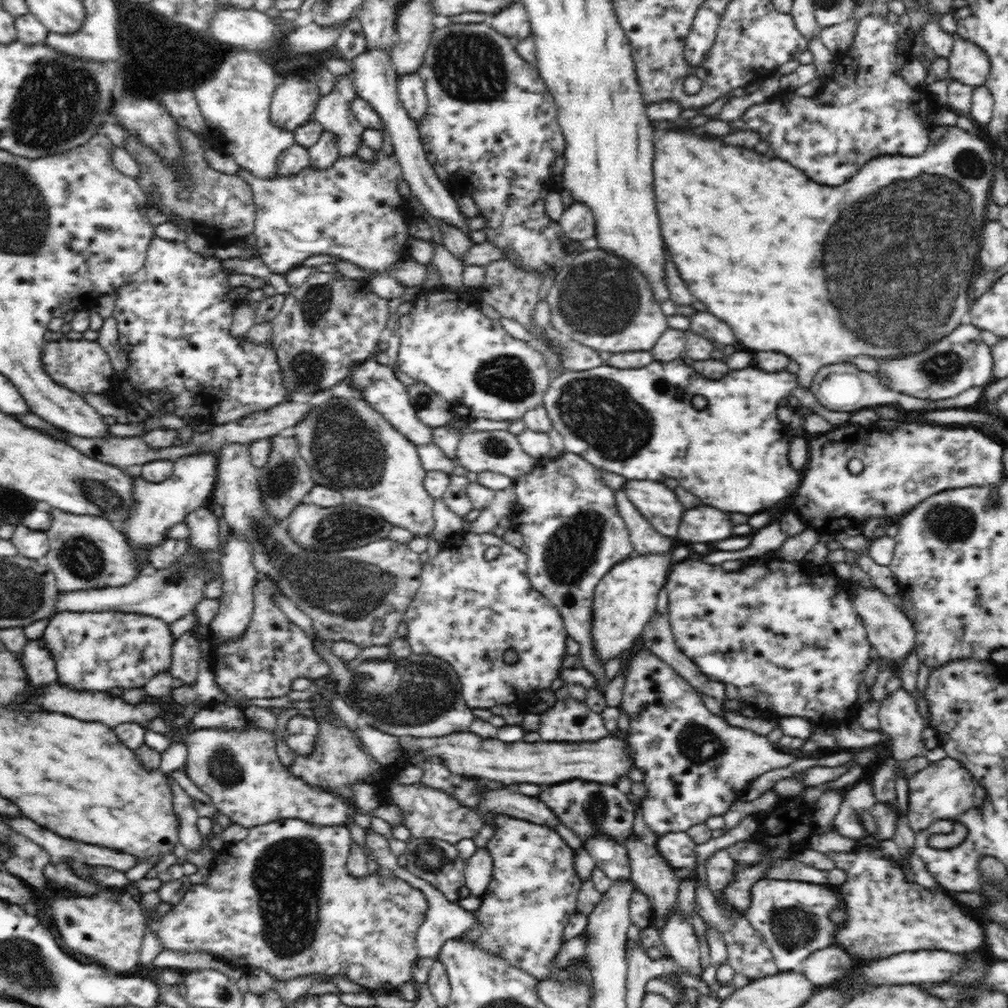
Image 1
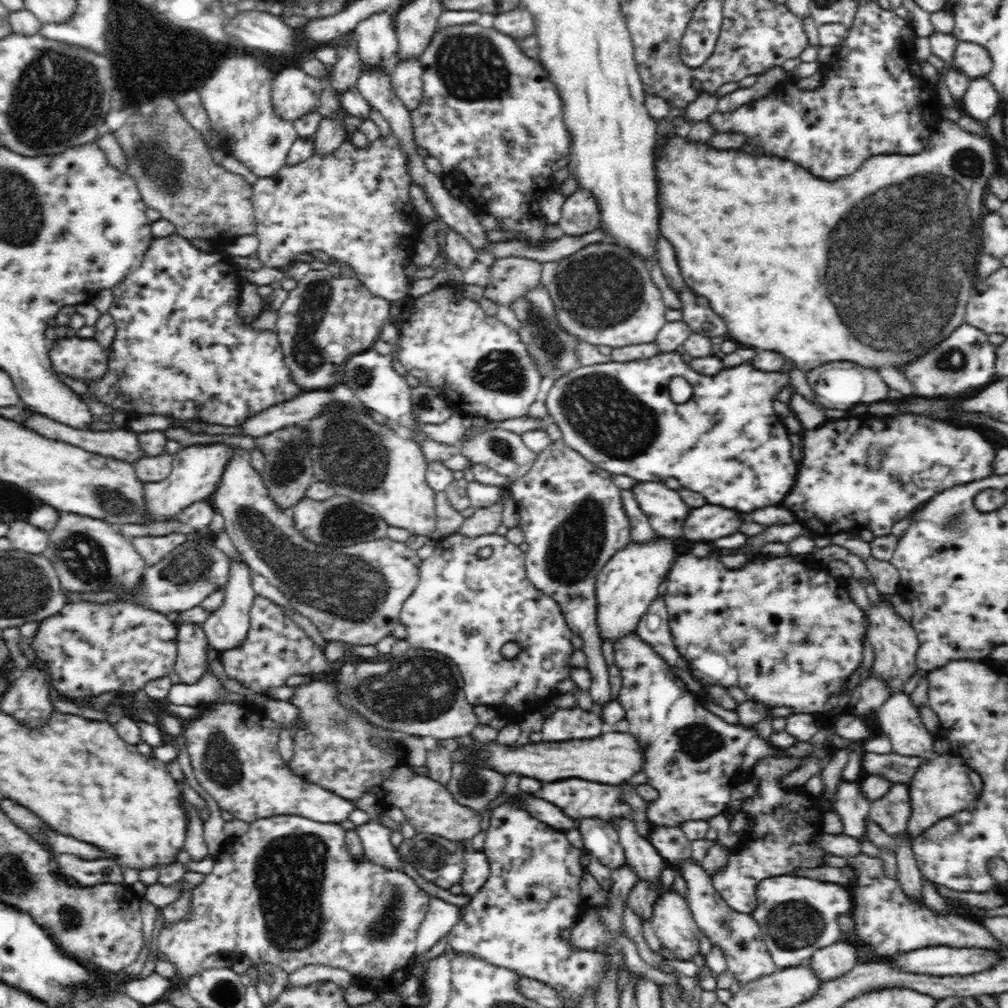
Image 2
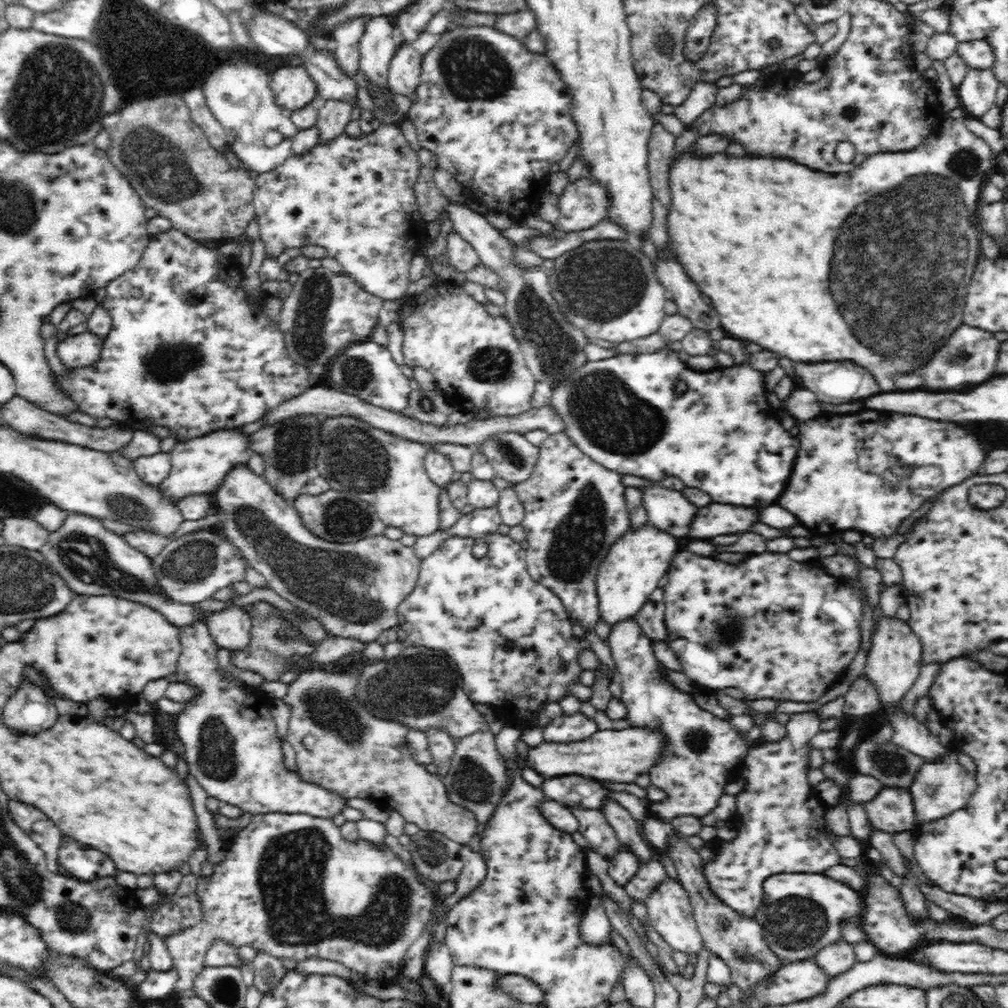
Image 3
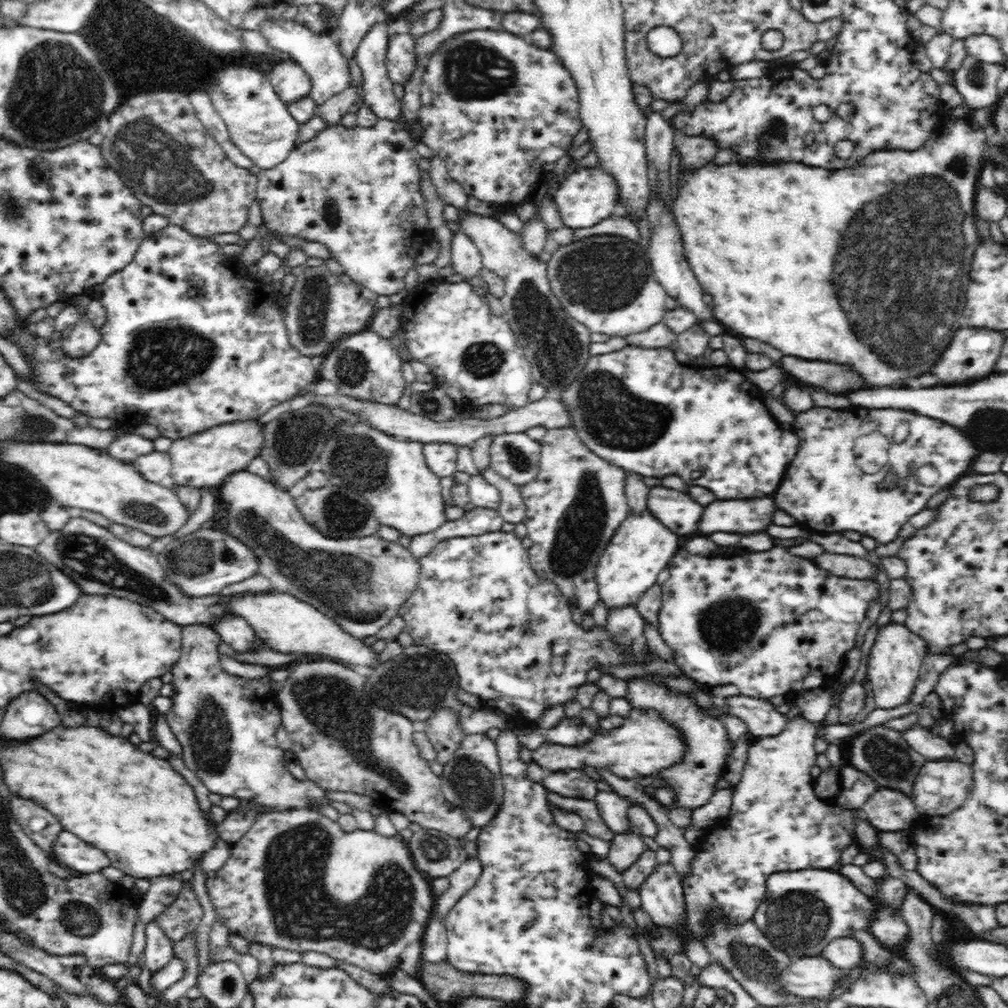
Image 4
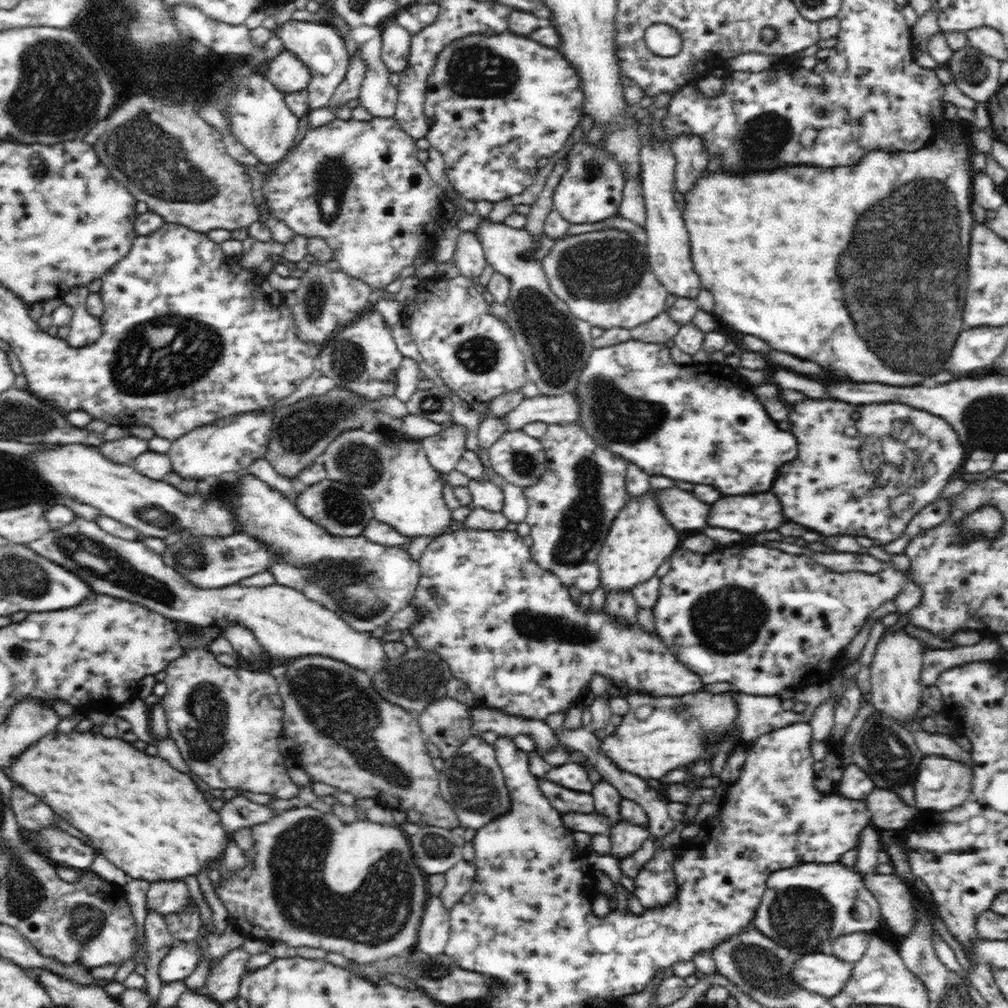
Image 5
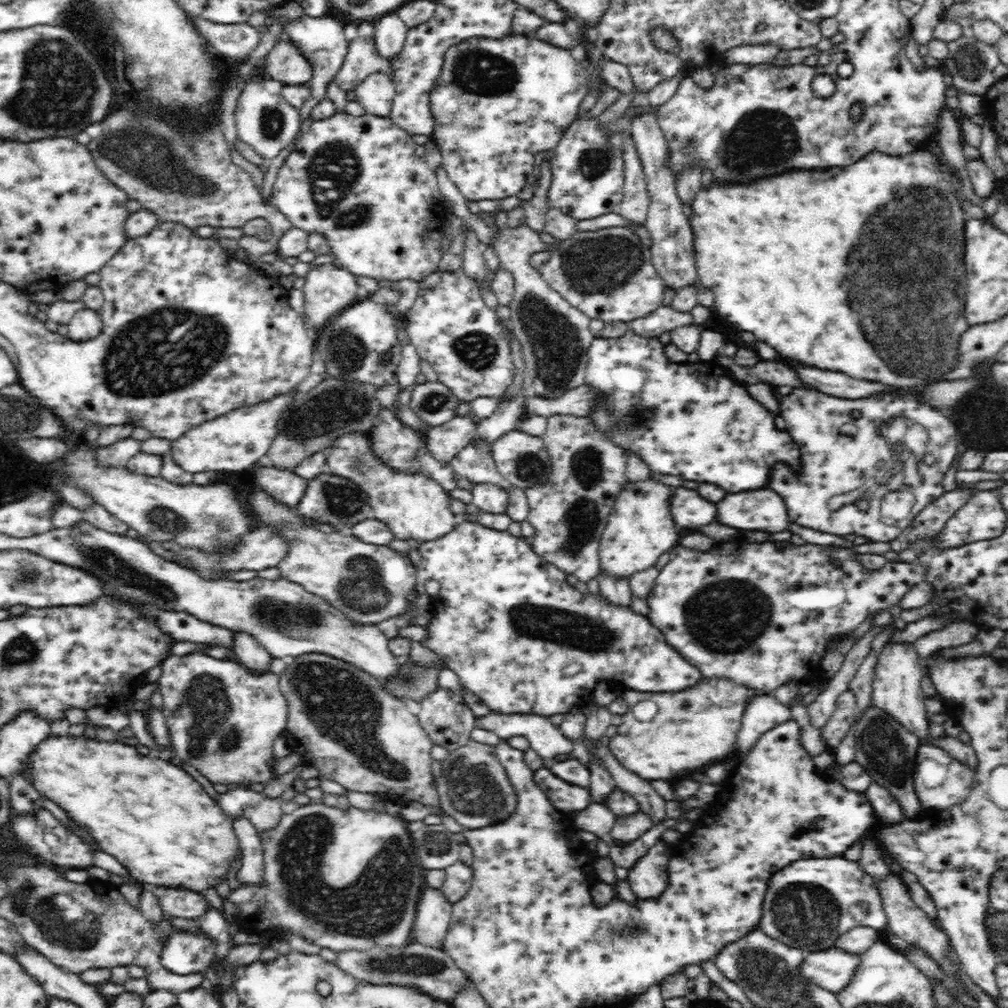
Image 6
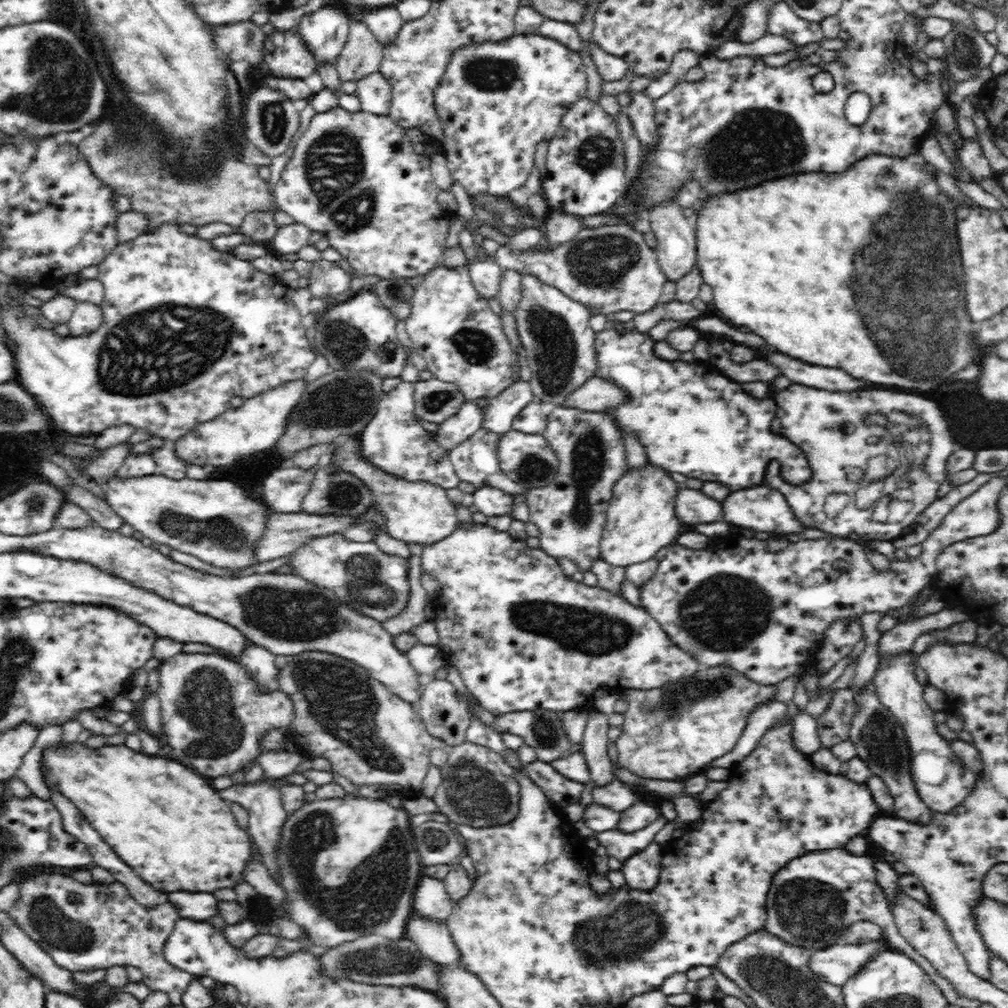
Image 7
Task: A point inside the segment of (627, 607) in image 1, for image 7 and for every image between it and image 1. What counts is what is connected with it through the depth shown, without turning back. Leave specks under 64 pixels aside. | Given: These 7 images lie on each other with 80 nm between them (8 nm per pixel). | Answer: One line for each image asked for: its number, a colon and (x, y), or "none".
2: (626, 586)
3: (631, 570)
4: (641, 548)
5: (640, 541)
6: (640, 530)
7: (641, 520)

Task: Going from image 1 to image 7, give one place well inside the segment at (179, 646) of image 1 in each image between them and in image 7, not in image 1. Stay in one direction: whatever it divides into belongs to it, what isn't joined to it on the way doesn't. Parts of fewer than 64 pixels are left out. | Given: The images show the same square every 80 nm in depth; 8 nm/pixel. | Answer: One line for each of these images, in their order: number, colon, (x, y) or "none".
2: (191, 662)
3: (233, 750)
4: (226, 725)
5: (226, 722)
6: (222, 718)
7: (214, 717)

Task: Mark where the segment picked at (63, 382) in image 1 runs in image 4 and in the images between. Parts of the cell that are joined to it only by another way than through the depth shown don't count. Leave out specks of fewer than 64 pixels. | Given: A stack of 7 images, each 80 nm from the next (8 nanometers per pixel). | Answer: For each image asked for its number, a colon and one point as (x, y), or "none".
2: (83, 359)
3: (75, 351)
4: (83, 339)

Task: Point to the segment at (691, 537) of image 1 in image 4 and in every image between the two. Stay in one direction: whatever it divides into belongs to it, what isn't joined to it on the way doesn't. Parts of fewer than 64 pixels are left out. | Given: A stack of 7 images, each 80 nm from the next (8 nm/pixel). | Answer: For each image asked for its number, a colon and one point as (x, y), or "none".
2: (710, 522)
3: (715, 519)
4: (743, 516)

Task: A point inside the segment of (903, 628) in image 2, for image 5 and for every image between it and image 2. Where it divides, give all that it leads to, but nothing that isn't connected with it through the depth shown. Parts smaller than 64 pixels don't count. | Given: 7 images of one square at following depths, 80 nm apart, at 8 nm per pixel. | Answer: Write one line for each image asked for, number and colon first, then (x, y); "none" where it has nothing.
3: (896, 656)
4: (895, 658)
5: (895, 669)

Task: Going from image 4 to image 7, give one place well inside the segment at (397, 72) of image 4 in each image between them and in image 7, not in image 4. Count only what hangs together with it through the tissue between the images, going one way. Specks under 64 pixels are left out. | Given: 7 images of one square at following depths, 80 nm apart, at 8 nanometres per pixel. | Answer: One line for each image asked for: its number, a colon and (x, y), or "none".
5: (396, 40)
6: (391, 33)
7: (385, 24)

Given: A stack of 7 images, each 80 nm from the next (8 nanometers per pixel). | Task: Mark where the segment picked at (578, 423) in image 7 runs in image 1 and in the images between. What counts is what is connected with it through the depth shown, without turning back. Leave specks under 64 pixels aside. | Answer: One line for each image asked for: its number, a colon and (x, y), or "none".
1: (573, 534)
2: (574, 523)
3: (576, 510)
4: (576, 503)
5: (571, 507)
6: (569, 511)

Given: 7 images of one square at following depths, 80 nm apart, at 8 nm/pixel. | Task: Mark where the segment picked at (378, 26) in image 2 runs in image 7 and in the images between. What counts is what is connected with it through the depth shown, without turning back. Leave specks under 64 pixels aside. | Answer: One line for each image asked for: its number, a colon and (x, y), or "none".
3: (376, 48)
4: (378, 91)
5: (377, 94)
6: (376, 93)
7: (374, 91)

